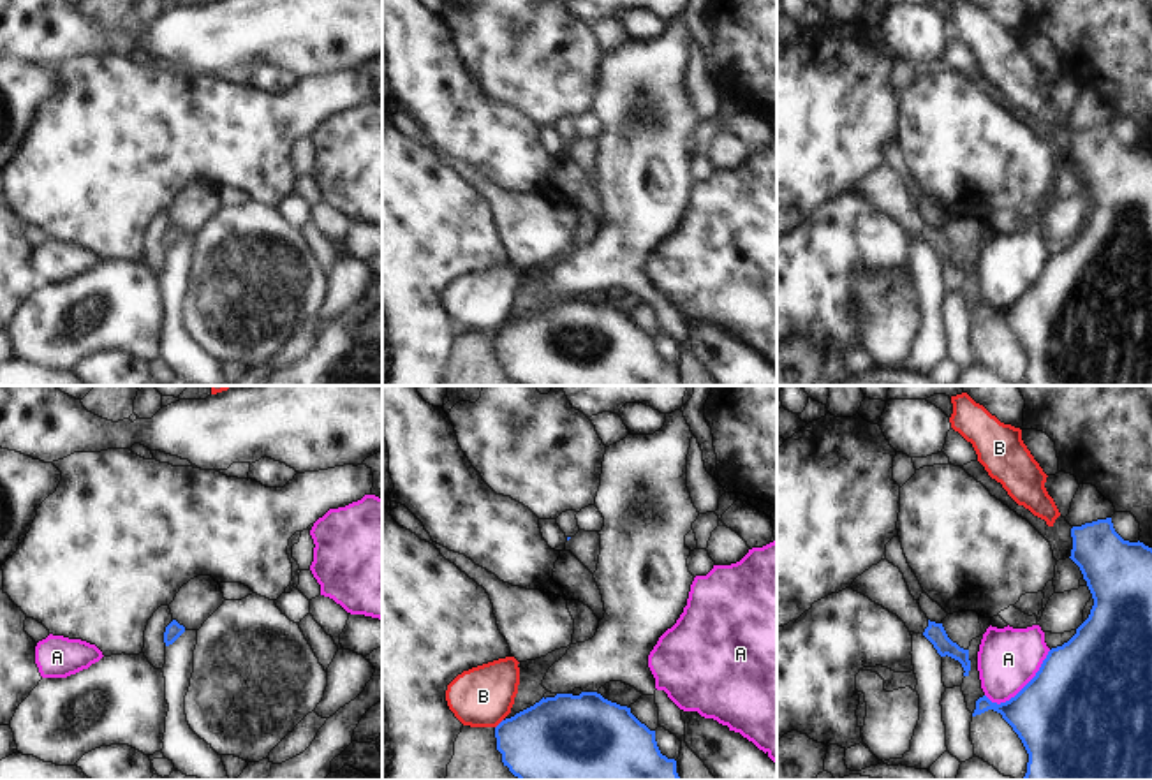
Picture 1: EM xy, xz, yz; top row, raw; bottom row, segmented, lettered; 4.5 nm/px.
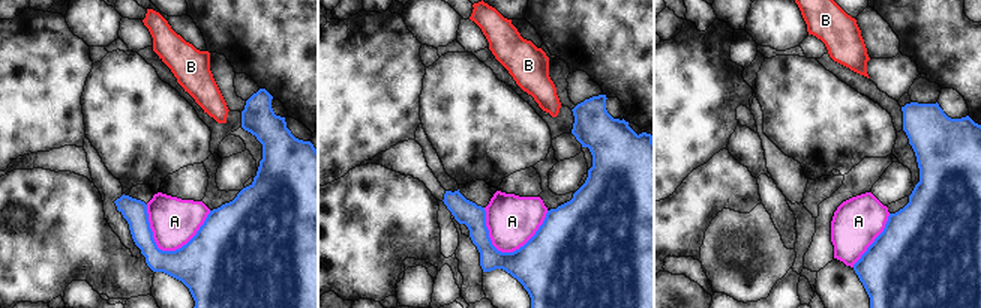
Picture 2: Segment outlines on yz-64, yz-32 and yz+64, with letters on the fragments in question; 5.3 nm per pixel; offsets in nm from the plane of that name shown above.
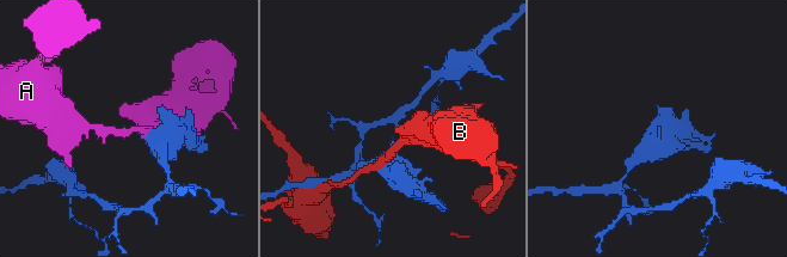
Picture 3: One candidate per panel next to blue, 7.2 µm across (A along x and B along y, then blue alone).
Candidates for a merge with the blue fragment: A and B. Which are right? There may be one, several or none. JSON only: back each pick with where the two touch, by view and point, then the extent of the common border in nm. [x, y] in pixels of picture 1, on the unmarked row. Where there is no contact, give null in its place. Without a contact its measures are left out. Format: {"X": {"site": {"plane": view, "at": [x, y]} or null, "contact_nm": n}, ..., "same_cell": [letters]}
{"same_cell": []}

